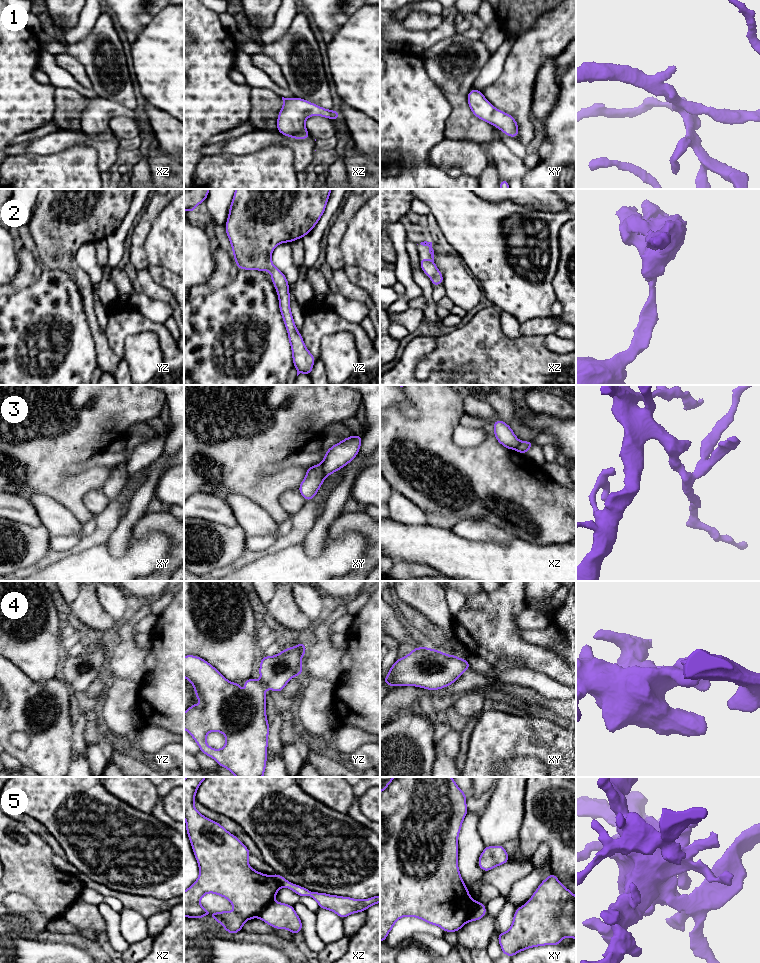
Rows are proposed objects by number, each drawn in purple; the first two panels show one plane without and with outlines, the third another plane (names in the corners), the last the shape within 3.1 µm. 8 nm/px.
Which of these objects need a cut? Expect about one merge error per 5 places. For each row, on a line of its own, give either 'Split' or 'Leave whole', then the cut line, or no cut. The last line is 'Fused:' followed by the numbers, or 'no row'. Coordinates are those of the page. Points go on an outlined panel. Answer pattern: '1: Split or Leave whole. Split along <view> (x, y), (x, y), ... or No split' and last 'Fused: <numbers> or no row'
1: Leave whole. No split
2: Leave whole. No split
3: Split. Split along xy (320, 464), (322, 473), (325, 476)
4: Leave whole. No split
5: Leave whole. No split
Fused: 3

